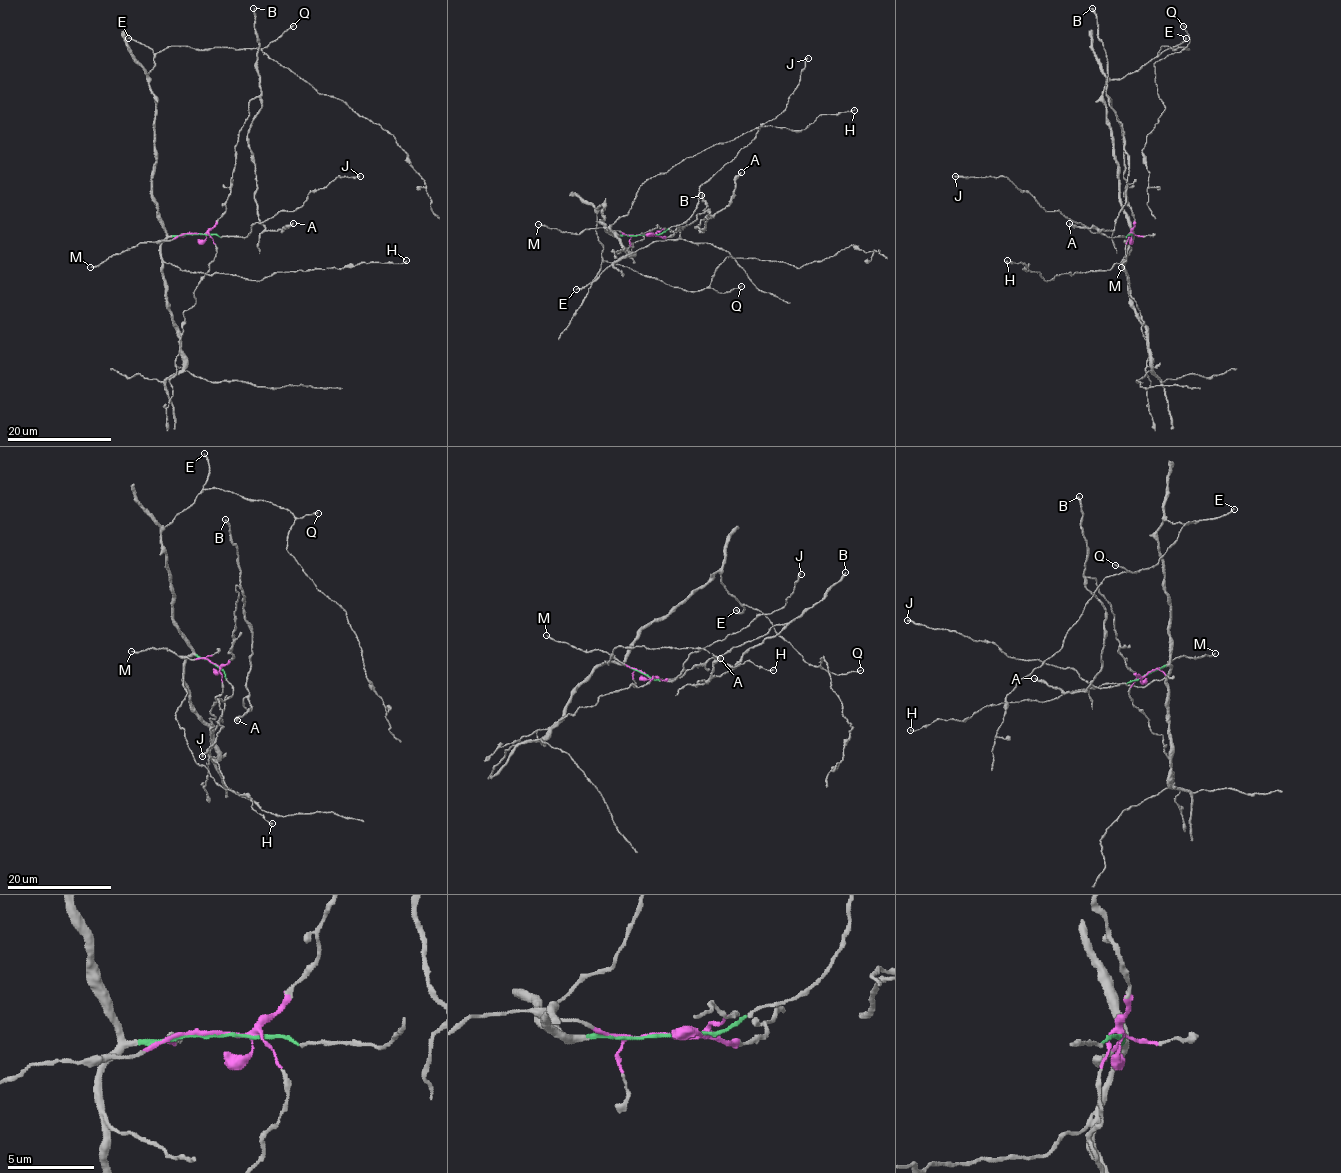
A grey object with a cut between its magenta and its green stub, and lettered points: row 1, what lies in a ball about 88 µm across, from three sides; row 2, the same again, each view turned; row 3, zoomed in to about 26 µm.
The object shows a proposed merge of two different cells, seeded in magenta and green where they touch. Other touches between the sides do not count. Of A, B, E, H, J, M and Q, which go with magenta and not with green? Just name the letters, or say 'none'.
A, B, M

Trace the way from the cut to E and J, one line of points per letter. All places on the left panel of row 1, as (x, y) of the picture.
E: (197, 234), (168, 235), (155, 204), (155, 100), (147, 75), (154, 66), (153, 50), (128, 37)
J: (197, 234), (244, 237), (252, 226), (279, 211), (297, 209), (312, 191), (325, 188), (336, 177), (360, 175)

